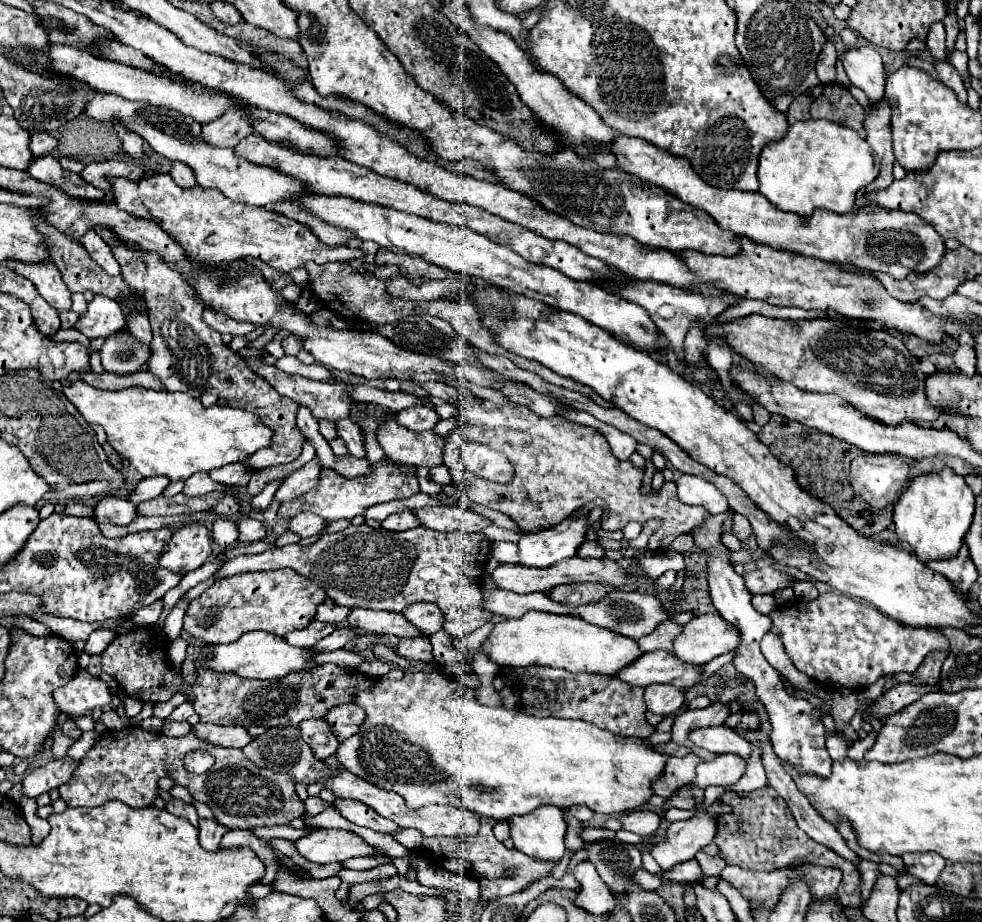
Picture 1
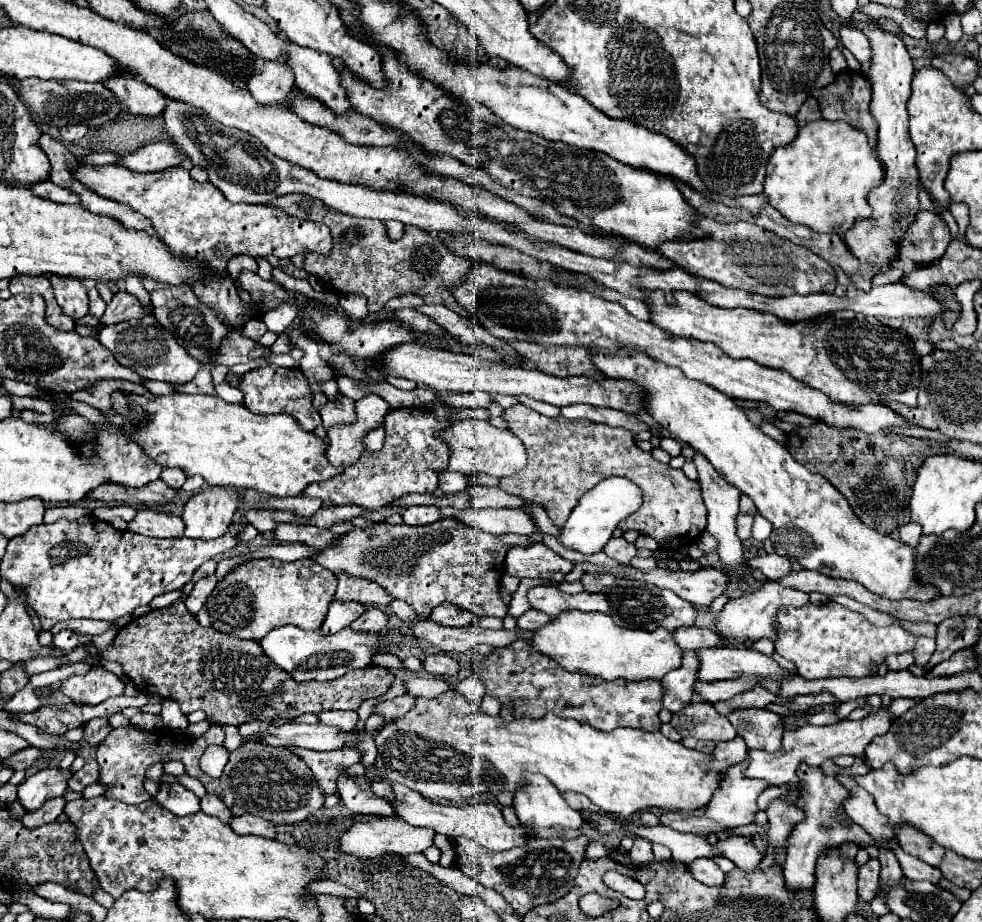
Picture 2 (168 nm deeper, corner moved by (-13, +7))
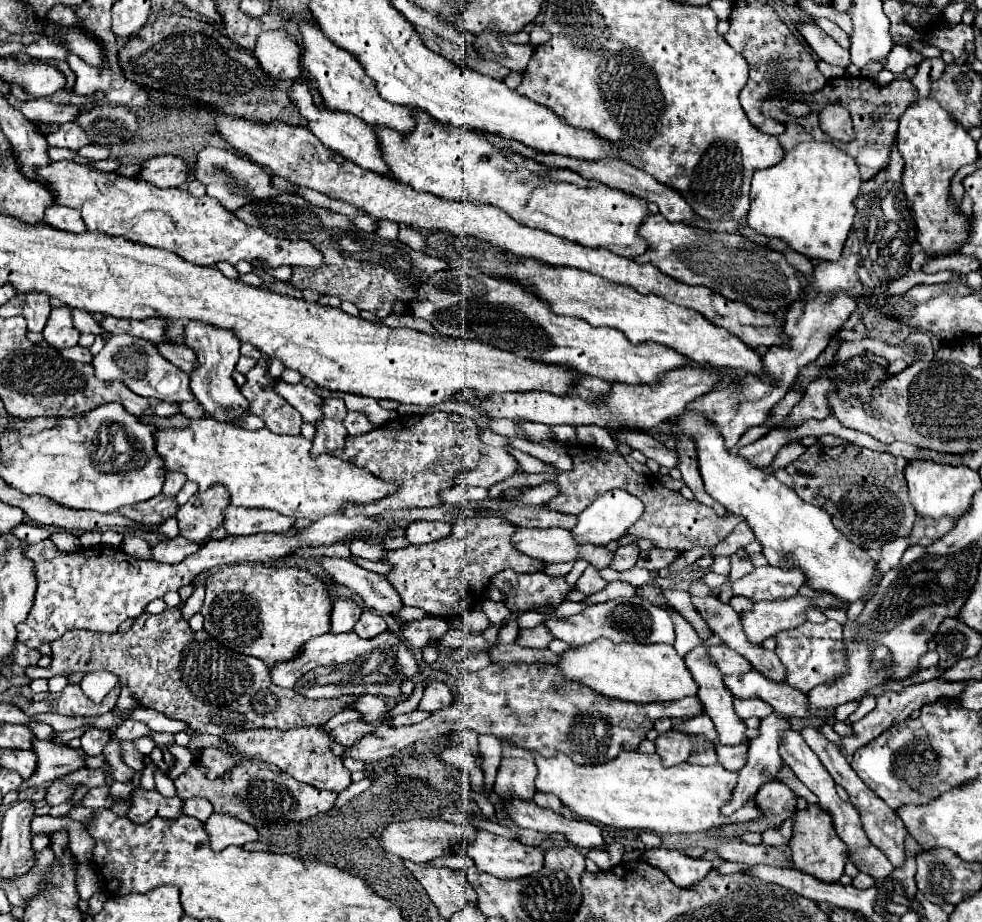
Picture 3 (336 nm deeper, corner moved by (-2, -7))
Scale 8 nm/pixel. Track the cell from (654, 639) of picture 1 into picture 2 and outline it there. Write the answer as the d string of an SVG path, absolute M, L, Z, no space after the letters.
M683 627L673 631L673 637L681 649L707 649L717 647L717 633L705 627Z

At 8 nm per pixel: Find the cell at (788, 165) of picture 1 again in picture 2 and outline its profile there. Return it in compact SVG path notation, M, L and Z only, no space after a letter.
M813 121L799 129L793 143L777 147L767 161L767 177L763 183L763 193L771 207L775 207L783 217L793 223L811 227L817 233L843 233L851 229L857 221L871 217L871 207L867 205L867 195L873 187L883 181L883 165L877 153L869 147L863 131L853 129L845 121Z

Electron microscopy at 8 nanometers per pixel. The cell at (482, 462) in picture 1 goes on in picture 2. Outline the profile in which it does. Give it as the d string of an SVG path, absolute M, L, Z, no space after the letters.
M465 419L453 423L451 429L443 433L445 441L451 447L451 459L449 469L463 473L463 475L477 475L477 473L489 473L495 477L509 477L517 471L521 471L527 465L527 453L521 441L509 431L509 429L497 429L487 421L477 419Z

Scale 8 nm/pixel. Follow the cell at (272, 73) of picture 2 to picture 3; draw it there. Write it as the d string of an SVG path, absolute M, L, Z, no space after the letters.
M284 29L266 31L258 37L254 57L262 71L272 79L292 79L300 75L298 67L298 43Z

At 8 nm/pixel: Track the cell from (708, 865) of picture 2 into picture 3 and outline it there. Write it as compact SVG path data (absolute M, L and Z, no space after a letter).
M662 847L648 849L646 857L652 867L664 871L682 889L700 883L712 871L712 861L708 859L692 859L688 855L682 855L680 851L670 851Z

